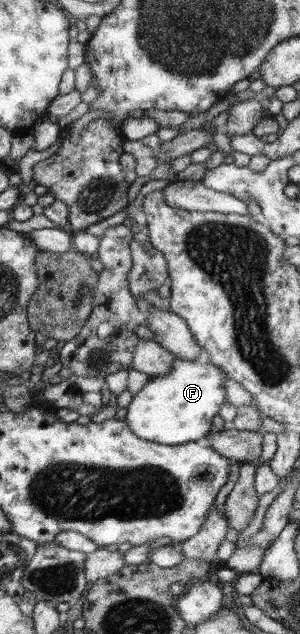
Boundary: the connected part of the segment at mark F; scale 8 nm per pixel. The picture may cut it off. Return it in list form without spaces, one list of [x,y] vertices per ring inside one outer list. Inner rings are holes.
[[[175,358],[173,369],[167,375],[150,377],[129,403],[125,421],[131,431],[147,441],[161,445],[181,445],[196,442],[211,432],[213,418],[217,417],[227,396],[223,382],[229,377],[205,358],[183,361]]]

